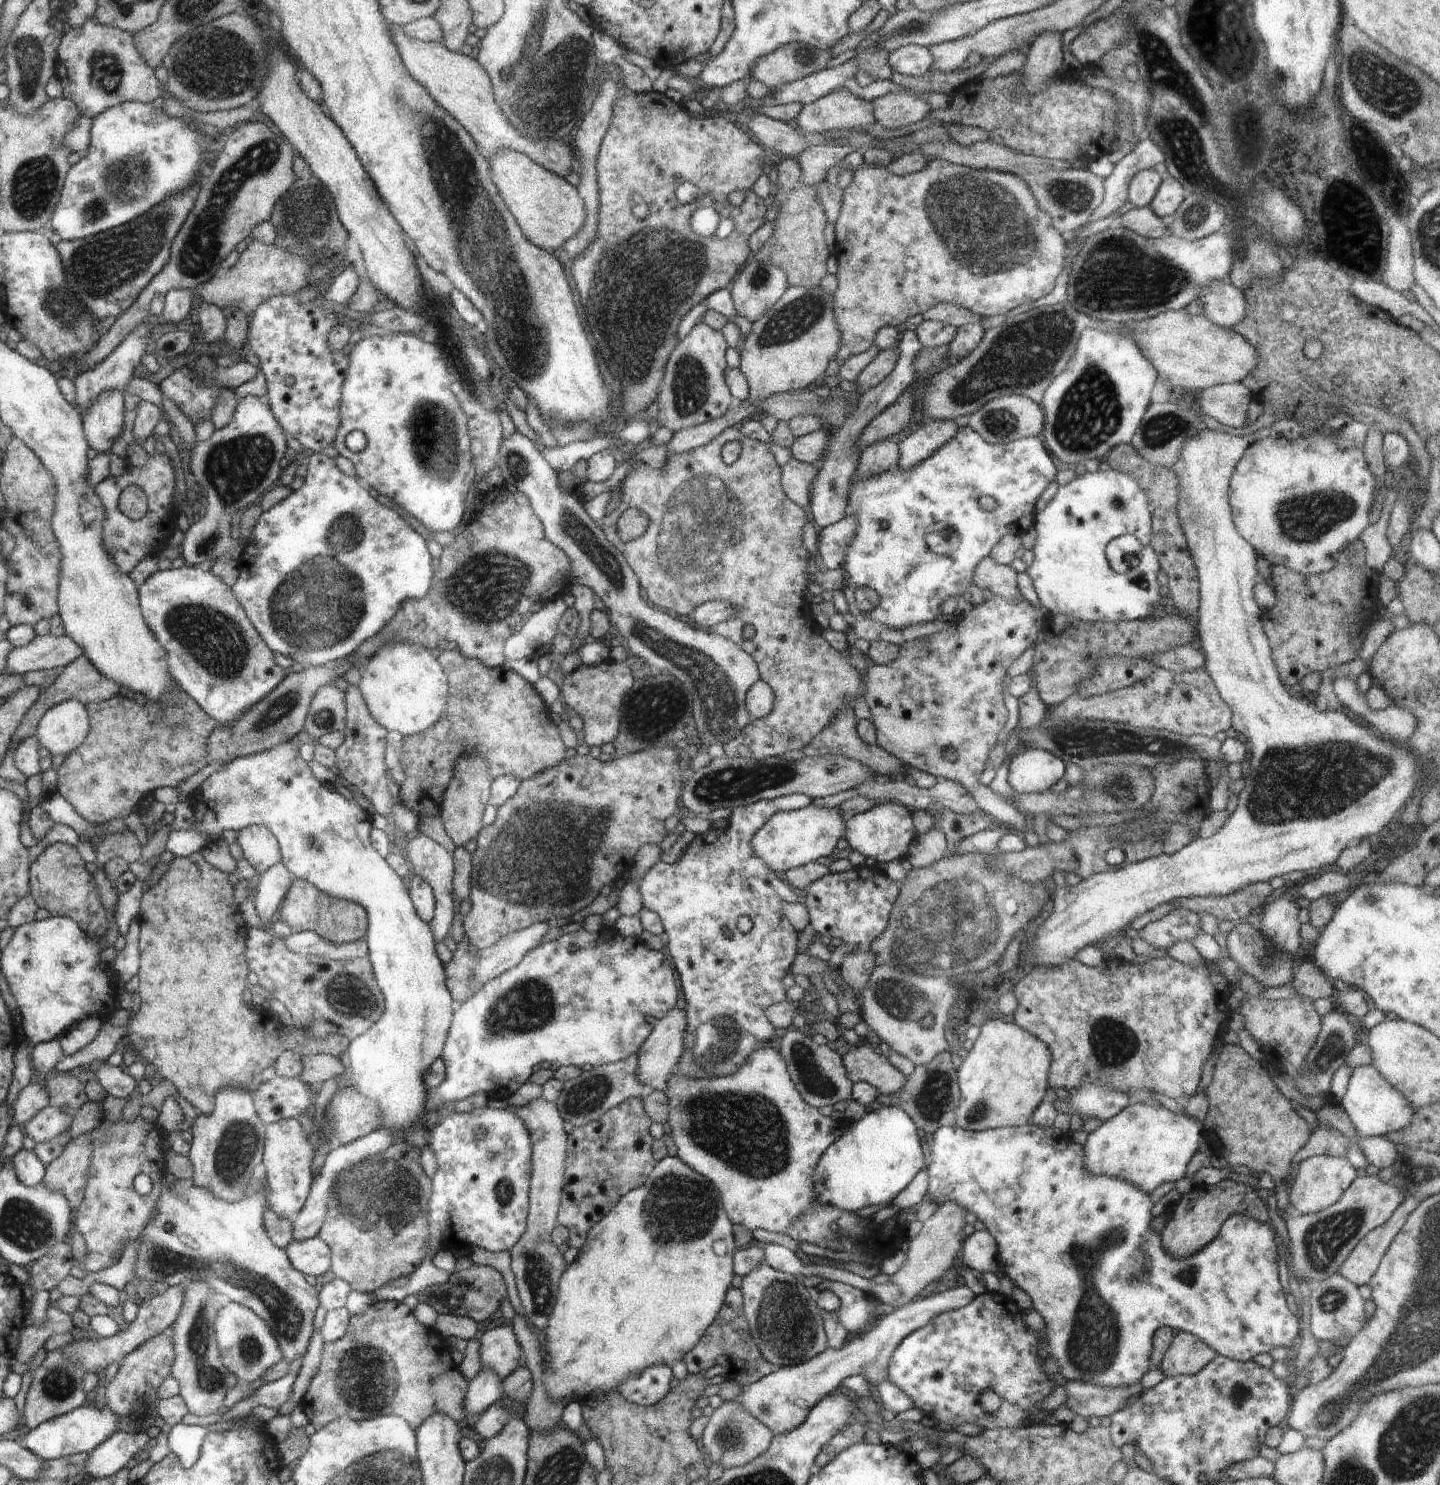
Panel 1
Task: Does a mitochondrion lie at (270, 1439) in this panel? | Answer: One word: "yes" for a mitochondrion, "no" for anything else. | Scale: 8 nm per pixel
no

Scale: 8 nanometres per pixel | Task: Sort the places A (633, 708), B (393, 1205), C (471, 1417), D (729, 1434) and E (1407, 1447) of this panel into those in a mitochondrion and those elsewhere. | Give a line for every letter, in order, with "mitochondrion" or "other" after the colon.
A: mitochondrion
B: mitochondrion
C: other
D: mitochondrion
E: mitochondrion

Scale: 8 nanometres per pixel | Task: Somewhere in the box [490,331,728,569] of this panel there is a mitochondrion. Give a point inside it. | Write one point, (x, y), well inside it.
(690, 385)

